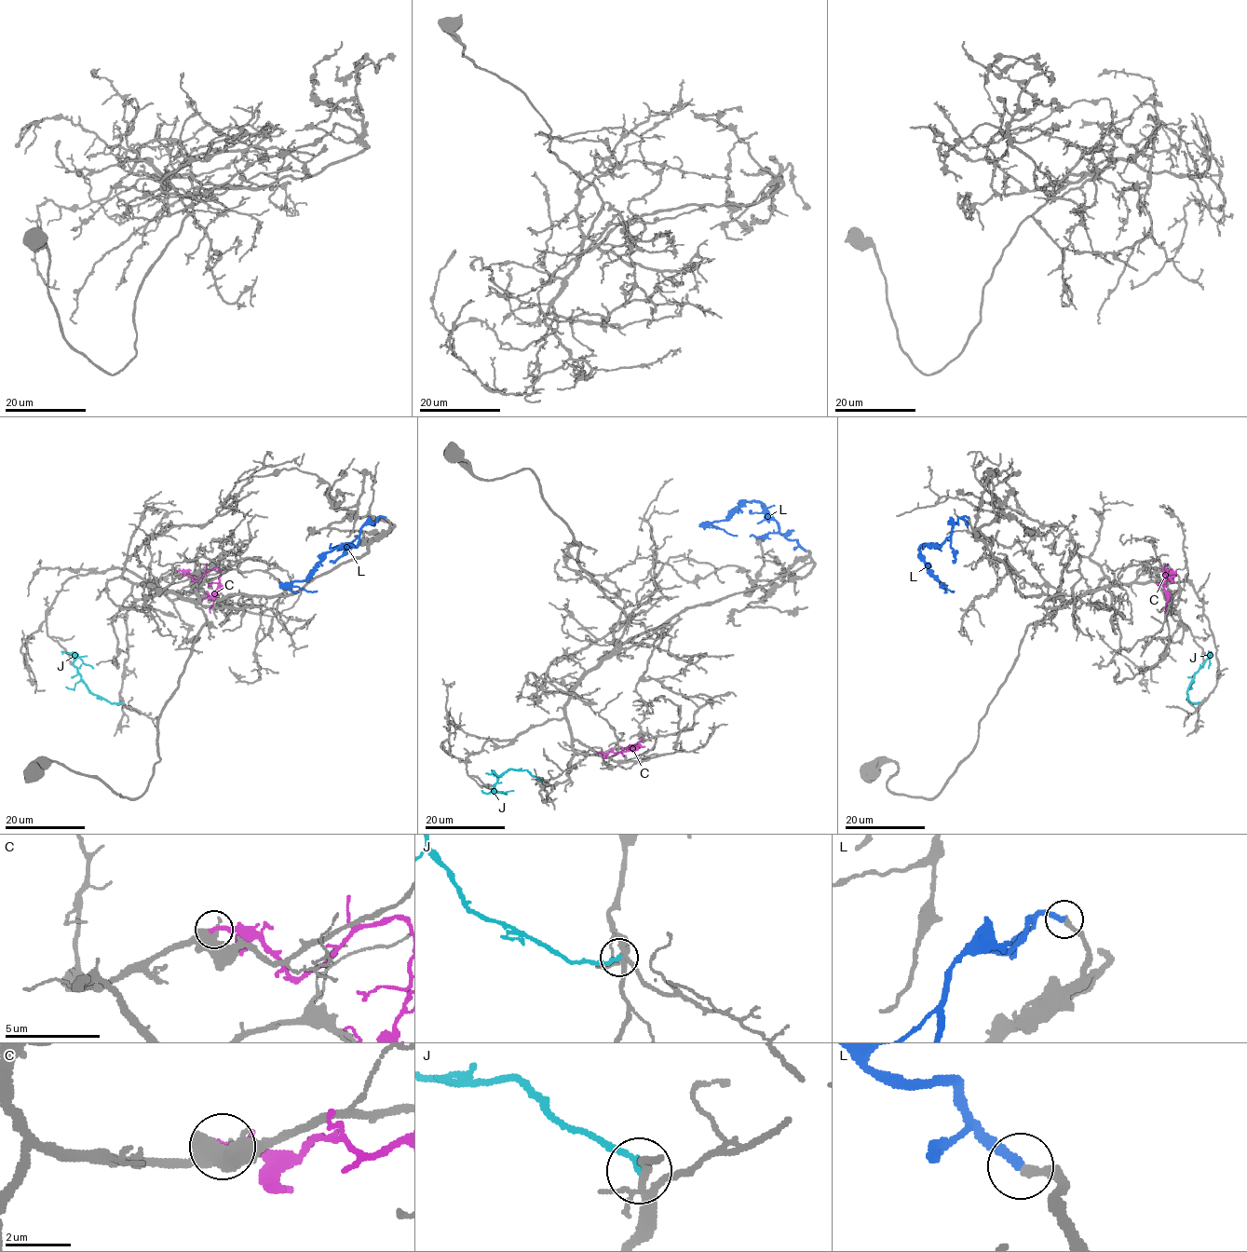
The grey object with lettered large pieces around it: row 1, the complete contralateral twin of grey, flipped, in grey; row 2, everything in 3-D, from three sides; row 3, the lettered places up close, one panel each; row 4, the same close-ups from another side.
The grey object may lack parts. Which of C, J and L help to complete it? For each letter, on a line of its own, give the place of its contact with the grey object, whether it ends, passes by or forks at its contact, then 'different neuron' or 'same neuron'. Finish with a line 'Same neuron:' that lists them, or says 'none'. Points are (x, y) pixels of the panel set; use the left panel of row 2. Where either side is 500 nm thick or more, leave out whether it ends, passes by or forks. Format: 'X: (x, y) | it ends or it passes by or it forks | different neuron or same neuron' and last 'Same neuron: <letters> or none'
C: (178, 570) | it ends | different neuron
J: (121, 702) | it ends | different neuron
L: (385, 517) | it ends | same neuron
Same neuron: L

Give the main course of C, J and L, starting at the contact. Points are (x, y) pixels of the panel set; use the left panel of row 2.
C: (178, 571), (184, 571), (197, 580), (208, 571), (218, 568), (219, 586), (210, 613)
J: (121, 702), (112, 703), (93, 695), (74, 660), (79, 657), (93, 668)
L: (385, 518), (365, 523), (356, 547), (342, 544), (329, 551), (305, 579), (289, 586), (317, 591)

